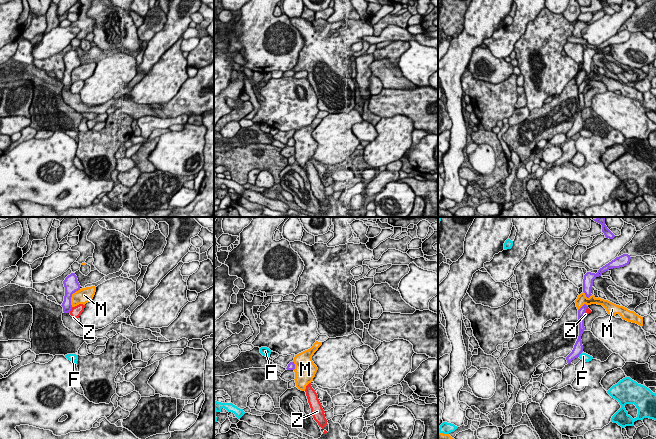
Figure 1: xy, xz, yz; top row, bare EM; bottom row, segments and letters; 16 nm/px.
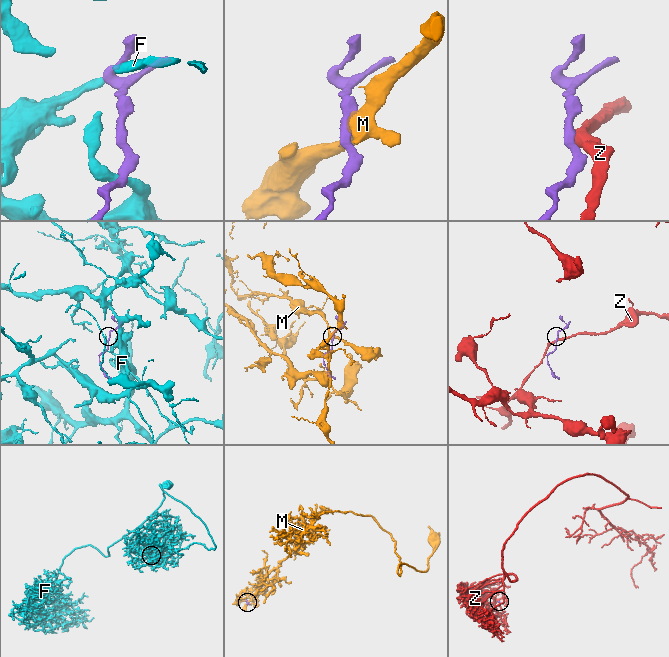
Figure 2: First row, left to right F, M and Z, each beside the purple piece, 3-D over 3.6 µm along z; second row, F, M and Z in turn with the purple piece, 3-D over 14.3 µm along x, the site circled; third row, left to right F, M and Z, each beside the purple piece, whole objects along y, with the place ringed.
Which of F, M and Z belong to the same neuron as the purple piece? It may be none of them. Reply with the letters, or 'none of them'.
none of them

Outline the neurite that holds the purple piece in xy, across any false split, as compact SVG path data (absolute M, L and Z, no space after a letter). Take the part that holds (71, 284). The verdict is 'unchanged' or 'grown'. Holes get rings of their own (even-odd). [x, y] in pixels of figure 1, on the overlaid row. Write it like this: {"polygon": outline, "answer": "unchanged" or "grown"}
{"polygon": "M71 273L70 275L68 275L63 281L63 284L65 287L65 296L61 306L63 307L64 313L70 313L72 309L72 305L71 305L72 294L80 290L81 286L78 282L78 279L75 273Z", "answer": "unchanged"}

